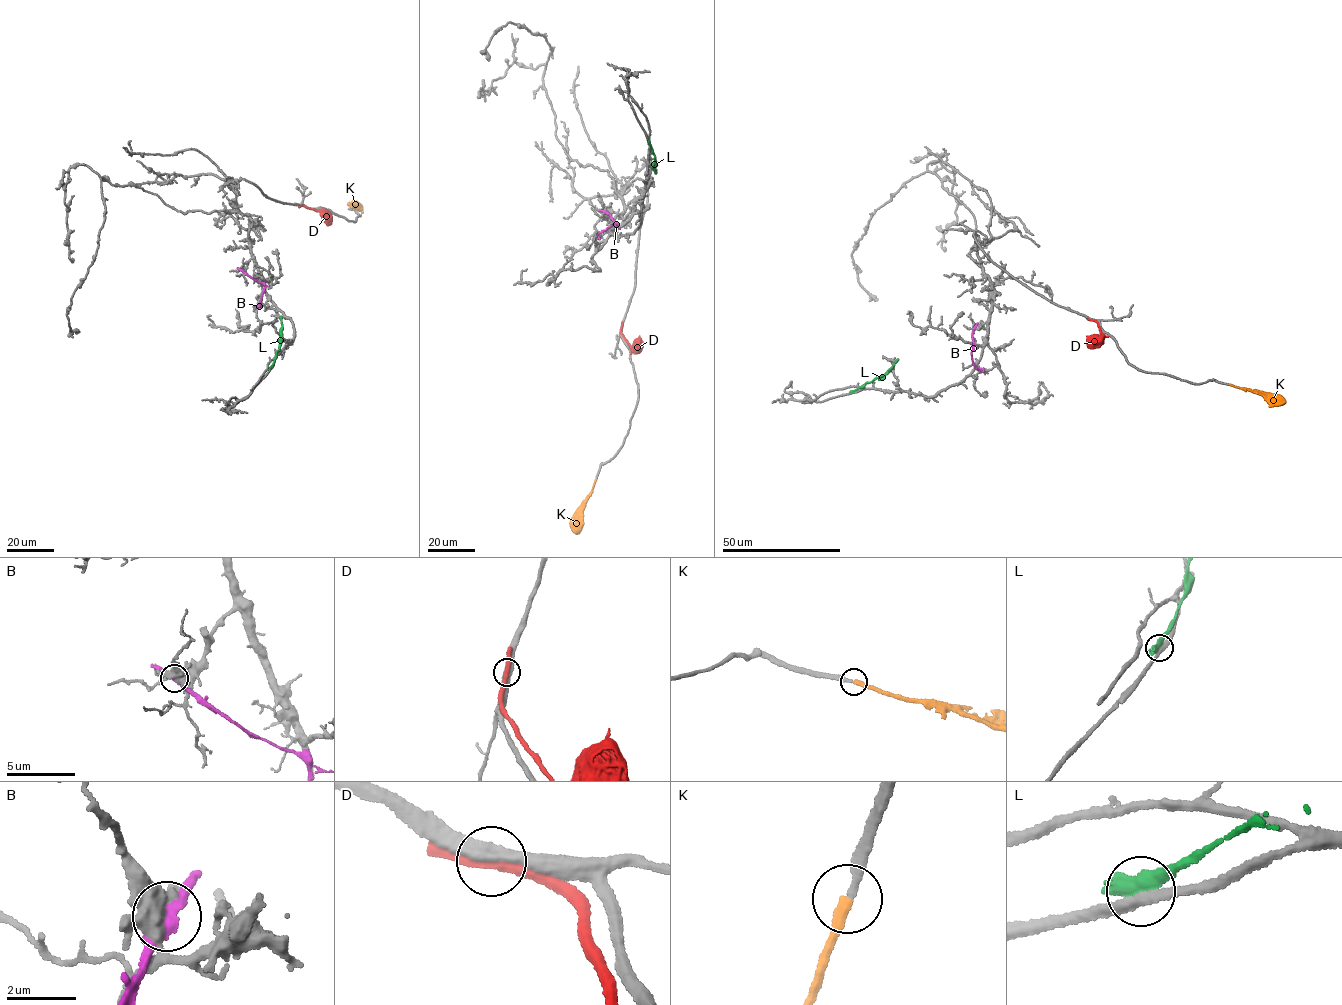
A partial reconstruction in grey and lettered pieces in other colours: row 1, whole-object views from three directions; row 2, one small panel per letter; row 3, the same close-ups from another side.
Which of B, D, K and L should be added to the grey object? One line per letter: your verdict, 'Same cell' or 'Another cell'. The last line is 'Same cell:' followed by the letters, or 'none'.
B: Another cell
D: Another cell
K: Same cell
L: Another cell
Same cell: K

